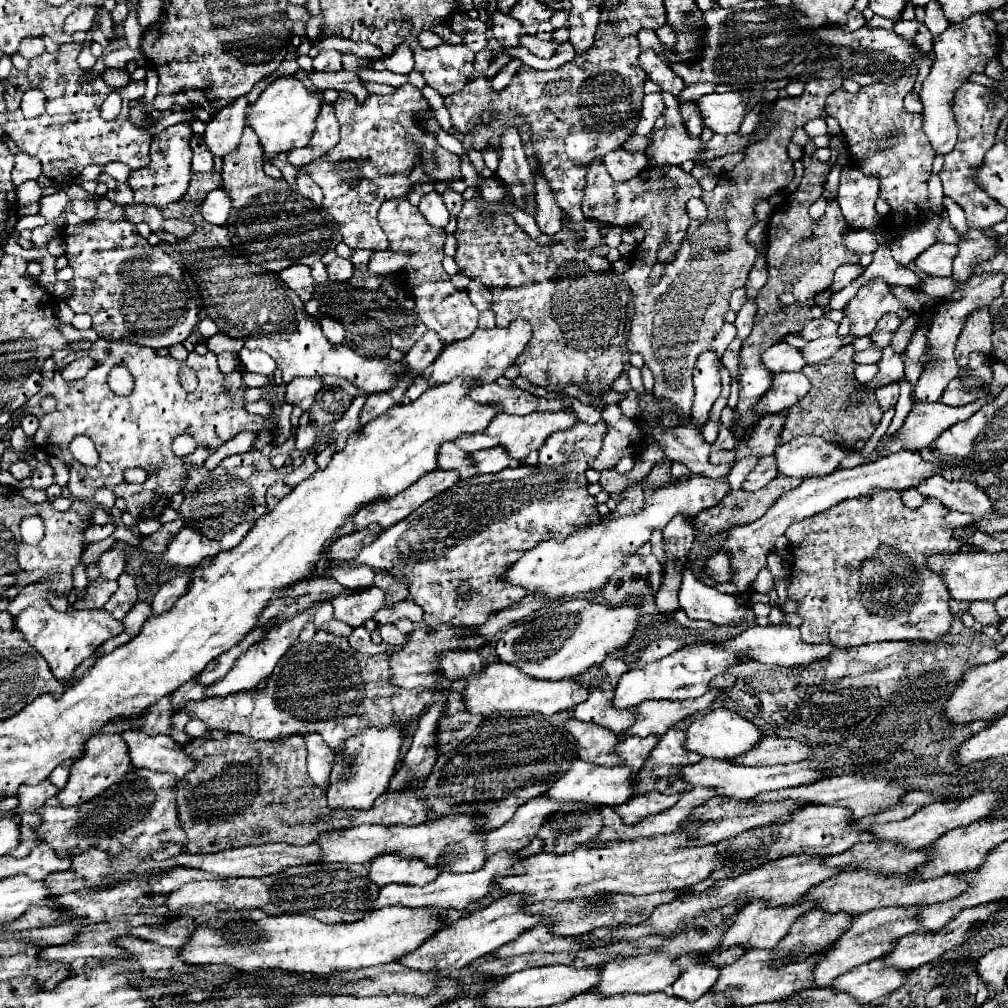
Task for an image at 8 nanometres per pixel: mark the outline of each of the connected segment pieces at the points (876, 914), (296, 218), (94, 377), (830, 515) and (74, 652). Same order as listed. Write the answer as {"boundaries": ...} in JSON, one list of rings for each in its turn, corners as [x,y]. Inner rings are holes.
{"boundaries":[[[[911,906],[911,908],[881,908],[881,910],[871,910],[865,914],[859,914],[853,918],[851,926],[833,942],[829,944],[825,950],[813,954],[815,956],[815,966],[813,966],[813,986],[815,988],[825,988],[827,984],[831,984],[839,974],[871,962],[875,958],[881,958],[883,954],[887,954],[889,950],[893,950],[895,942],[903,936],[903,934],[911,934],[915,930],[919,930],[919,926],[915,924],[915,914],[919,912],[919,906]]],[[[247,126],[241,138],[237,152],[223,156],[223,188],[229,190],[233,200],[233,212],[227,220],[229,238],[235,248],[245,246],[247,242],[257,242],[263,238],[271,238],[275,234],[301,234],[303,232],[303,246],[293,246],[293,250],[237,250],[249,262],[259,264],[269,272],[279,272],[291,264],[307,264],[311,266],[319,260],[327,250],[335,248],[339,242],[339,226],[329,218],[321,206],[315,206],[311,200],[303,198],[295,188],[293,194],[289,192],[287,184],[281,180],[267,178],[263,172],[263,150],[259,150],[257,134]],[[265,192],[287,192],[287,194],[265,194]],[[323,226],[323,230],[319,228]]],[[[117,342],[117,348],[113,346],[109,350],[109,368],[117,364],[131,368],[135,388],[129,396],[117,396],[115,392],[111,392],[105,378],[109,368],[103,368],[103,364],[95,366],[85,378],[73,382],[65,382],[59,368],[55,370],[53,378],[43,378],[39,394],[35,394],[23,406],[23,410],[39,418],[39,430],[33,436],[37,448],[45,450],[47,454],[57,454],[63,462],[69,464],[71,478],[67,488],[71,496],[93,500],[95,492],[105,486],[115,490],[117,496],[125,498],[129,514],[137,518],[155,518],[161,516],[163,508],[169,504],[169,498],[179,492],[189,464],[203,464],[207,456],[211,456],[223,442],[243,430],[259,432],[261,428],[277,428],[271,418],[253,416],[247,412],[246,401],[243,400],[242,375],[239,371],[223,374],[211,352],[207,352],[205,356],[197,356],[193,352],[189,356],[191,368],[197,372],[199,380],[193,394],[185,392],[185,388],[179,384],[179,360],[175,360],[173,356],[163,358],[153,348],[131,346],[129,342]],[[47,394],[57,398],[57,410],[53,414],[39,412],[39,400]],[[181,432],[195,436],[197,442],[197,450],[189,458],[177,458],[171,452],[171,440]],[[77,434],[87,434],[97,442],[97,452],[101,458],[95,468],[85,468],[71,458],[69,442]],[[125,468],[147,470],[147,482],[143,482],[141,486],[127,484],[123,480]]],[[[881,490],[875,494],[867,494],[861,498],[851,498],[851,500],[843,500],[837,506],[815,514],[811,518],[805,518],[801,522],[793,522],[787,532],[785,538],[789,540],[791,548],[793,548],[793,564],[791,564],[791,584],[789,584],[789,598],[797,602],[797,616],[803,620],[803,624],[799,626],[801,630],[801,638],[809,644],[823,644],[823,642],[831,642],[837,648],[849,648],[849,646],[861,646],[861,644],[869,644],[869,642],[883,642],[883,640],[911,640],[911,642],[935,642],[939,640],[943,634],[949,632],[951,624],[953,624],[953,612],[949,608],[949,594],[947,594],[947,586],[941,582],[941,578],[935,572],[929,572],[925,568],[925,558],[931,554],[939,554],[939,552],[959,552],[961,542],[955,542],[951,528],[947,528],[943,524],[943,516],[949,510],[937,500],[937,498],[925,498],[923,506],[917,510],[907,508],[901,502],[901,496],[897,490]]],[[[47,600],[25,608],[19,616],[13,616],[13,622],[15,622],[15,630],[19,630],[25,636],[25,640],[35,650],[39,650],[39,654],[43,654],[43,658],[47,660],[57,680],[69,680],[73,670],[85,658],[89,658],[99,644],[117,636],[123,630],[121,620],[115,620],[105,610],[75,610],[75,608],[71,610],[69,608],[65,612],[57,612]]]]}

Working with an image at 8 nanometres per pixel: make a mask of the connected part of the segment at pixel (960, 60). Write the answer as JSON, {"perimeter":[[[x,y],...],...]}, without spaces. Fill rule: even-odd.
{"perimeter":[[[985,12],[973,14],[971,18],[951,24],[943,34],[933,38],[933,54],[935,62],[931,66],[931,74],[921,86],[921,104],[923,104],[923,130],[931,142],[931,148],[937,156],[945,156],[953,150],[957,142],[957,126],[951,112],[955,90],[969,78],[971,72],[983,72],[985,64],[999,50],[997,24],[987,18]]]}

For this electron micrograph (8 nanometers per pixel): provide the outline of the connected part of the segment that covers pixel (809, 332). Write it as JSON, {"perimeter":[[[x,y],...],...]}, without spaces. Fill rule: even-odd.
{"perimeter":[[[815,318],[815,320],[805,322],[805,324],[803,324],[803,330],[797,332],[797,336],[809,342],[809,340],[817,340],[817,338],[821,338],[821,336],[835,334],[837,328],[839,328],[839,326],[837,326],[835,322],[831,322],[831,320],[827,320],[827,318]]]}

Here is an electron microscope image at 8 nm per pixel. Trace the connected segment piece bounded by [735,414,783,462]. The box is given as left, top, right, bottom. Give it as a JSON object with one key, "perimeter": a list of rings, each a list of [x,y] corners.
{"perimeter":[[[769,414],[763,416],[759,420],[759,426],[755,426],[755,430],[751,430],[749,440],[739,440],[735,454],[737,460],[747,458],[747,456],[771,456],[771,452],[775,452],[775,448],[779,446],[779,430],[781,430],[779,422],[779,414]]]}

